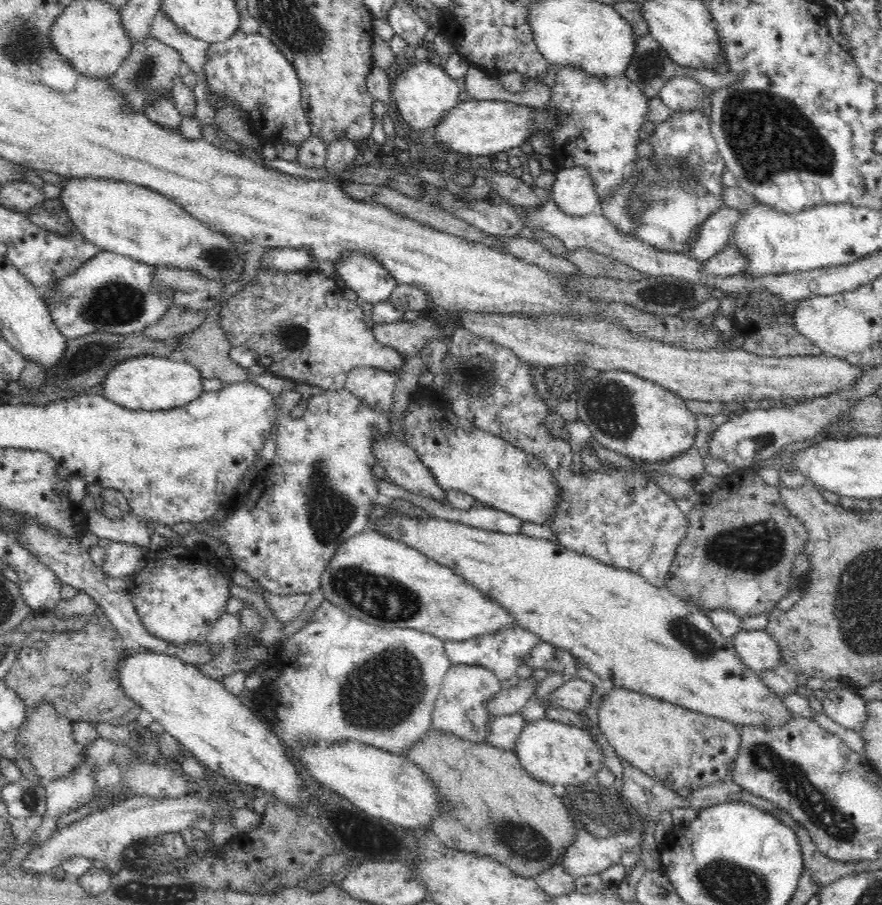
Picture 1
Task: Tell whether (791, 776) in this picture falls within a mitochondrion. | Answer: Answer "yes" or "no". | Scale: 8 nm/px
yes

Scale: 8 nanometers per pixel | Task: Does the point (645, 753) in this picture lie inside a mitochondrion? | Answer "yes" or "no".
no

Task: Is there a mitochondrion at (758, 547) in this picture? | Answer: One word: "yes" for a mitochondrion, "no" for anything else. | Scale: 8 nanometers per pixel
yes

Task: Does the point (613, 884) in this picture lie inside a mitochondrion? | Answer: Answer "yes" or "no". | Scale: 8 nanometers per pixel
no

